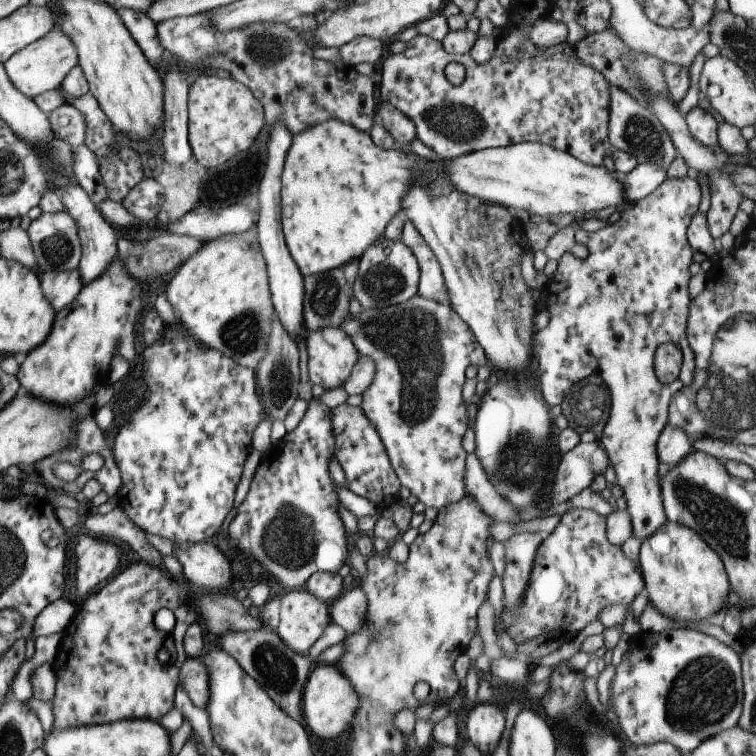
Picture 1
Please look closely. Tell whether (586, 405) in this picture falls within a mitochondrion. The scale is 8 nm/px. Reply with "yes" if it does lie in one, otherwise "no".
yes

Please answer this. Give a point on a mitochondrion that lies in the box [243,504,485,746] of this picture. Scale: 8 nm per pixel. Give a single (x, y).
(271, 664)

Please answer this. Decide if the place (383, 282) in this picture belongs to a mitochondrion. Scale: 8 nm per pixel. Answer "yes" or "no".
yes

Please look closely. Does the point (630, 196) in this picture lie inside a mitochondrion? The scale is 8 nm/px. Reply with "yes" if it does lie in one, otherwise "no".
no

